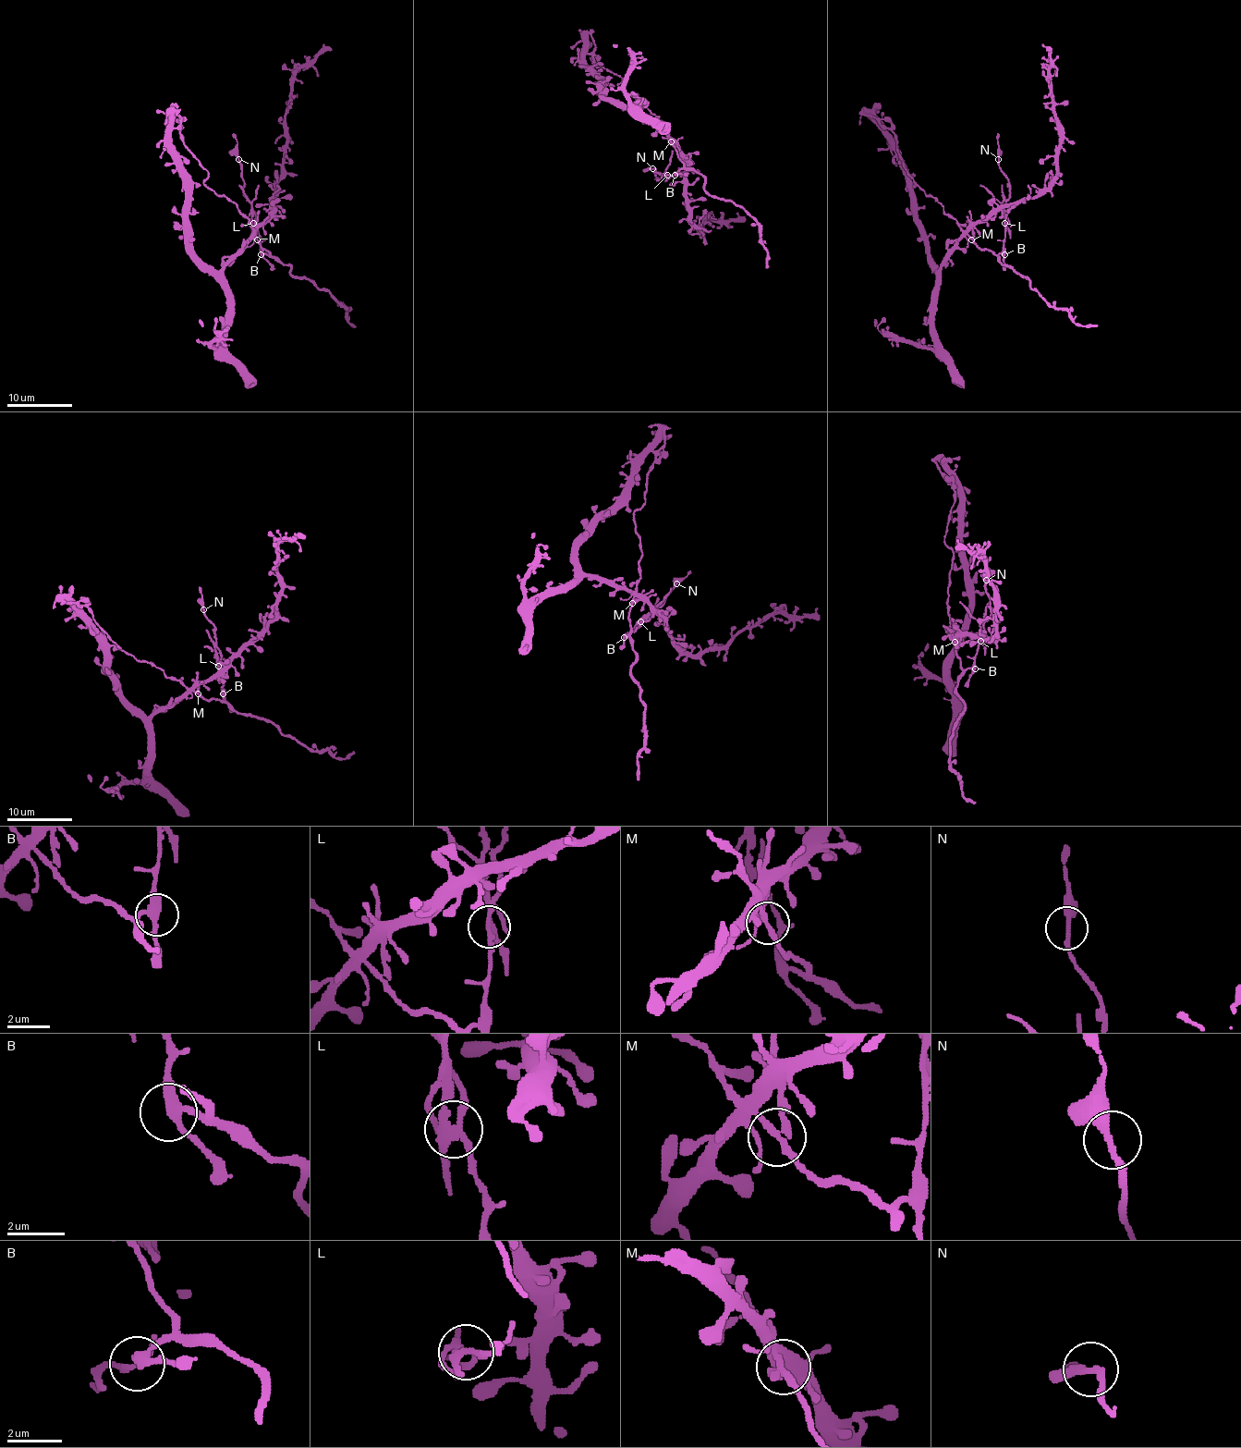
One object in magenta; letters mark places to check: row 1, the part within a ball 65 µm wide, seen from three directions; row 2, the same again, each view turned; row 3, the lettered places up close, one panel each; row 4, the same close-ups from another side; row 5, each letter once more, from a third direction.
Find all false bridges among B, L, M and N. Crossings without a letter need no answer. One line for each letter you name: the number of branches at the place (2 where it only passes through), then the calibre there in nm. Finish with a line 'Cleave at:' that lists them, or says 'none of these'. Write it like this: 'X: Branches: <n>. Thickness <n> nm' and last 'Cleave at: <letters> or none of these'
L: Branches: 3. Thickness 240 nm
Cleave at: L

